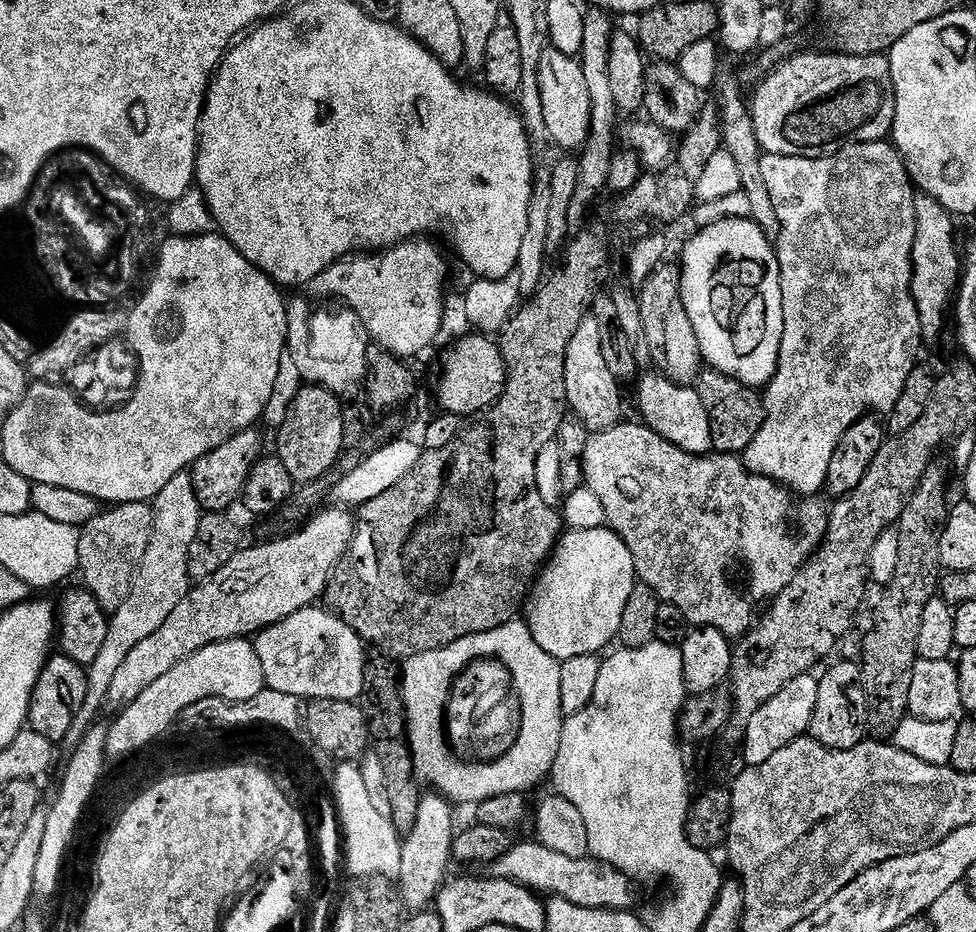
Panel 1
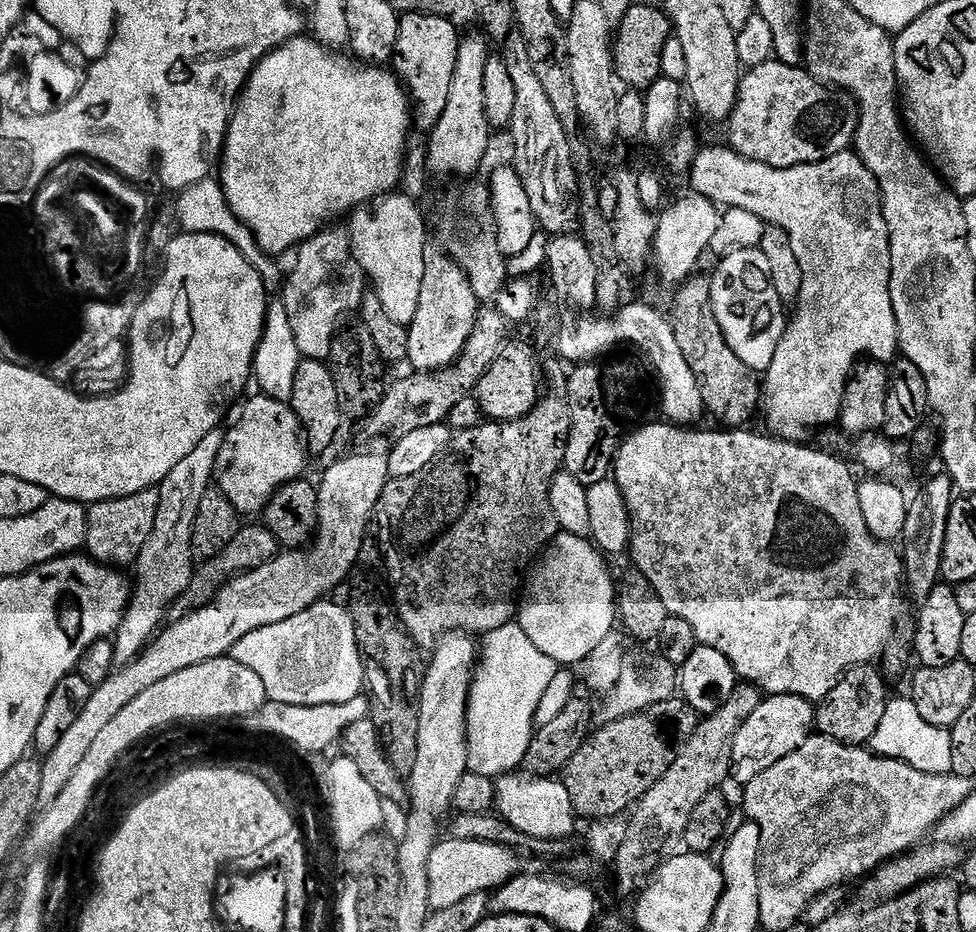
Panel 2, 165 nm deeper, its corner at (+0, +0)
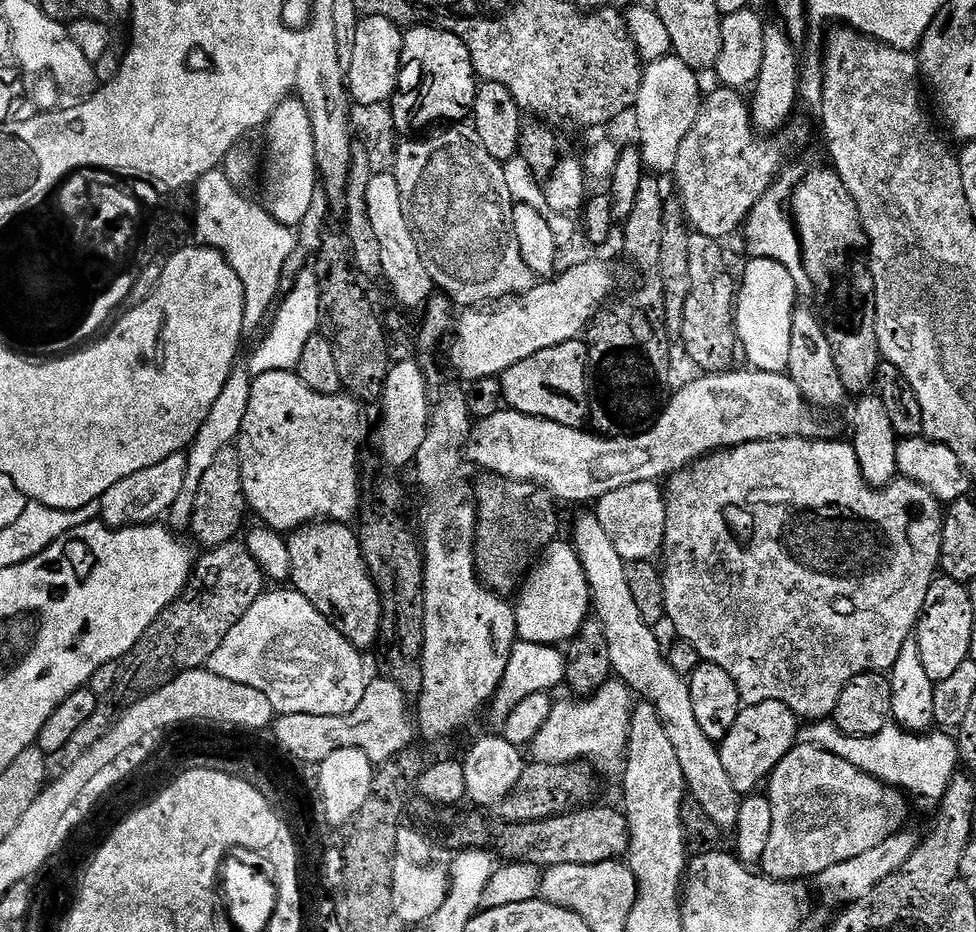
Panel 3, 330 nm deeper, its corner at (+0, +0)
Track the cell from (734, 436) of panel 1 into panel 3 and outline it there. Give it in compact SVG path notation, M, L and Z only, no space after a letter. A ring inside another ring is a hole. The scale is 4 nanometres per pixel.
M692 234L689 238L690 286L683 302L684 325L680 336L684 339L684 352L700 367L701 373L726 372L733 367L738 356L738 337L734 319L736 288L734 276L728 273L724 252L715 239Z

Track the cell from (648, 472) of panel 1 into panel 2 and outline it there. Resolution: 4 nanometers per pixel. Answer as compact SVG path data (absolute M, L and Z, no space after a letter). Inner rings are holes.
M663 422L664 424L648 424L645 428L637 427L635 430L629 431L625 437L624 443L620 449L616 451L616 462L614 465L614 479L616 485L622 490L622 494L626 498L626 506L628 513L632 519L632 542L630 545L630 557L634 563L635 571L643 574L650 582L650 586L654 586L654 590L658 594L658 598L662 598L662 606L666 606L669 616L677 616L681 620L690 625L696 635L697 645L713 648L718 650L718 654L726 654L726 658L730 662L730 666L734 666L737 677L741 681L756 685L761 693L768 696L801 696L813 702L819 702L826 698L826 694L830 694L830 690L834 690L834 686L838 686L838 682L844 677L844 673L849 672L851 668L871 665L873 662L879 661L884 655L884 647L888 645L888 640L896 630L898 617L896 617L896 607L900 604L900 588L905 587L904 561L901 553L896 552L891 543L887 540L879 540L874 538L874 534L870 534L870 526L866 526L866 518L862 518L862 506L860 505L860 489L858 487L857 477L852 477L852 472L839 460L836 456L831 456L828 452L819 452L816 448L803 448L805 445L800 442L791 440L782 440L771 434L763 434L759 436L756 432L748 432L752 430L719 430L720 432L696 432L695 427L681 426L671 422Z

